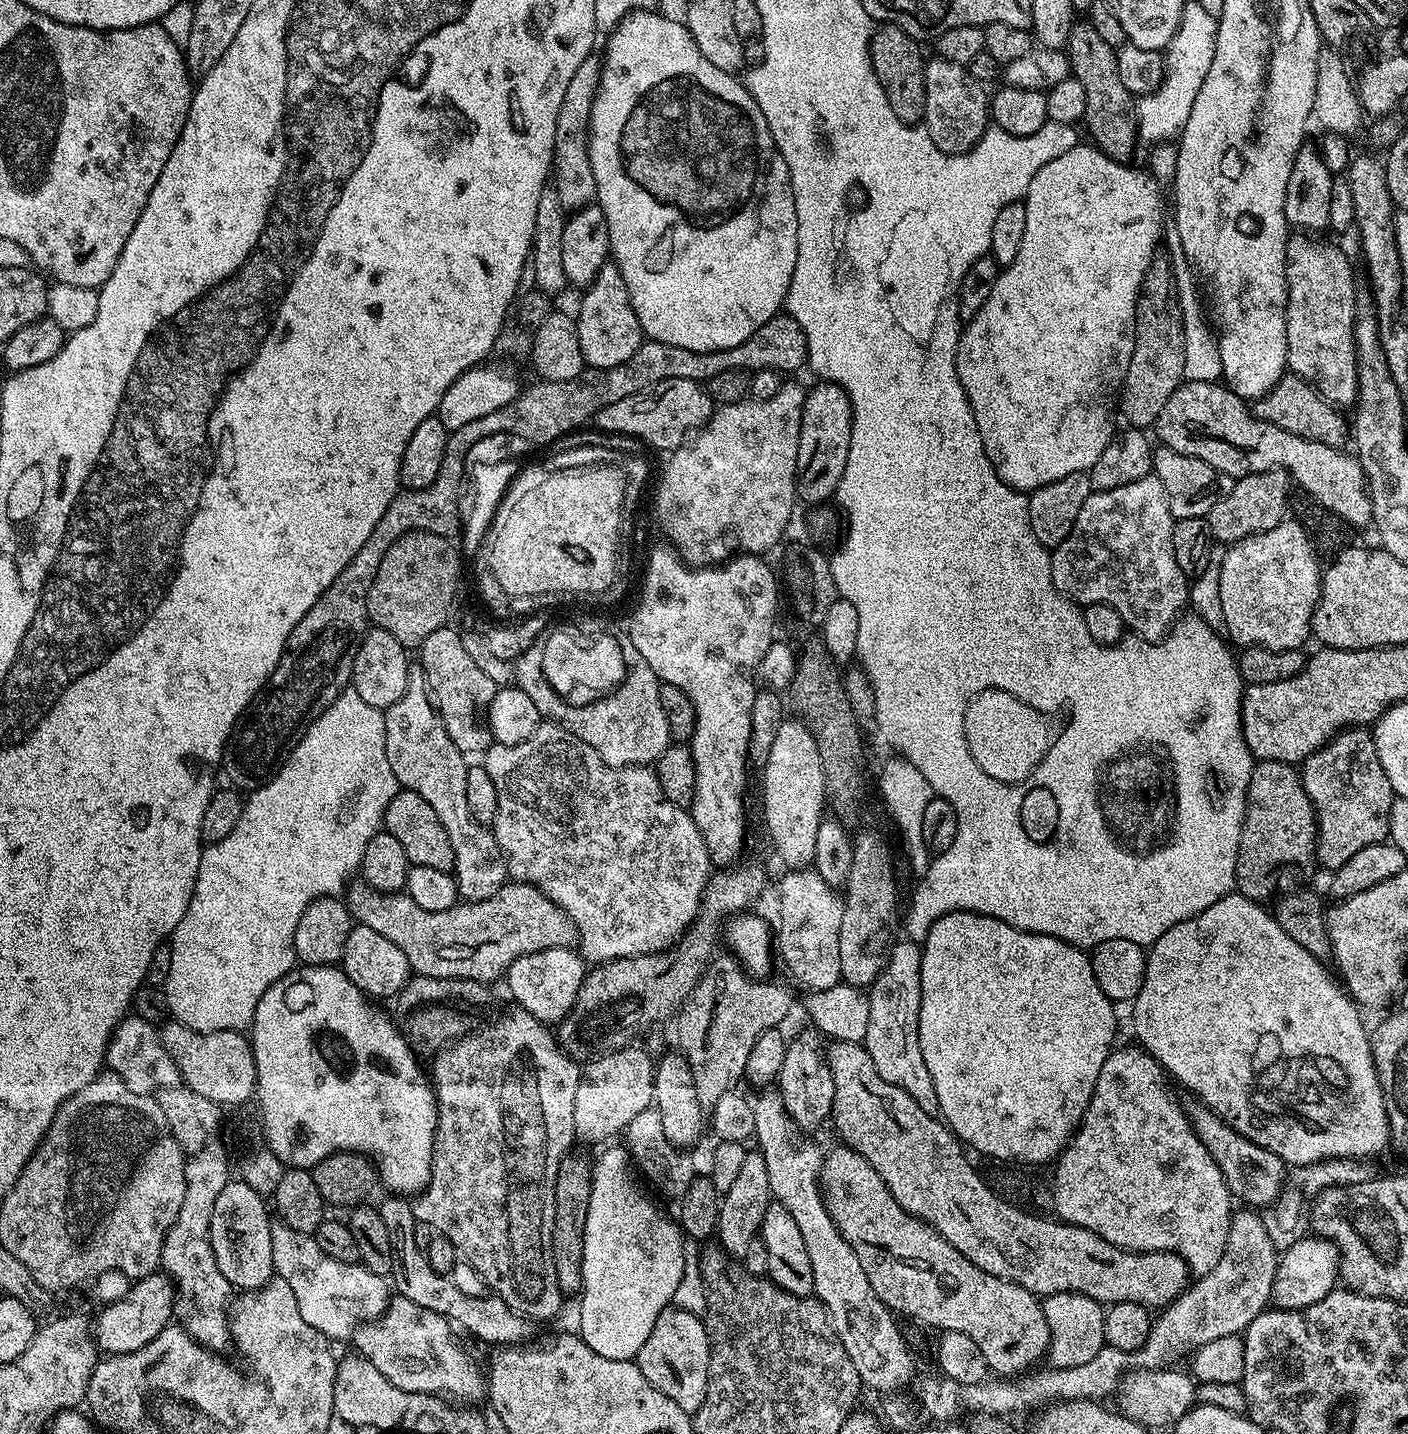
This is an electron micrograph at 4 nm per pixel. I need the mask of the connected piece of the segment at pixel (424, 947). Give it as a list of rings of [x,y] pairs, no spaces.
[[[363,882],[356,883],[346,892],[346,903],[353,921],[362,926],[370,926],[370,930],[378,930],[382,938],[390,938],[390,942],[394,942],[394,946],[398,946],[398,950],[406,954],[409,969],[418,976],[473,980],[479,984],[491,985],[492,980],[498,979],[499,976],[501,979],[518,958],[551,948],[572,948],[578,940],[576,928],[568,915],[541,892],[535,893],[536,900],[493,898],[457,902],[450,910],[422,910],[422,906],[418,906],[414,898],[410,898],[404,892],[379,892]]]

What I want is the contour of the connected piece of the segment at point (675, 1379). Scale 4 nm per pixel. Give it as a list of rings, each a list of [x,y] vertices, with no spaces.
[[[673,1306],[666,1307],[658,1314],[650,1338],[642,1342],[642,1350],[636,1356],[636,1365],[646,1374],[646,1378],[670,1402],[682,1406],[682,1410],[694,1414],[704,1404],[708,1385],[708,1367],[710,1366],[710,1346],[708,1331],[701,1317]]]

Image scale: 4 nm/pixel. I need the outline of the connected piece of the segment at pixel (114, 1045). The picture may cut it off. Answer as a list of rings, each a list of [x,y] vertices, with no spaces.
[[[135,1014],[125,1015],[112,1031],[104,1058],[107,1071],[118,1074],[118,1078],[122,1078],[122,1082],[126,1082],[134,1094],[152,1096],[164,1088],[174,1088],[181,1083],[178,1066],[174,1066],[174,1060],[170,1054],[166,1054],[157,1025],[146,1022]]]

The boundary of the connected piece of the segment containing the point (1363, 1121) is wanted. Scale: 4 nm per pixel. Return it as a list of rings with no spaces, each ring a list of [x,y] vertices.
[[[1234,890],[1230,895],[1218,898],[1214,906],[1206,906],[1202,914],[1186,922],[1178,922],[1178,926],[1170,926],[1170,930],[1166,930],[1166,934],[1162,934],[1162,938],[1158,938],[1147,949],[1146,978],[1142,982],[1142,990],[1138,990],[1136,999],[1130,1004],[1132,1024],[1140,1039],[1137,1040],[1139,1047],[1149,1052],[1175,1083],[1177,1080],[1182,1087],[1189,1088],[1199,1103],[1217,1112],[1230,1127],[1238,1130],[1238,1134],[1250,1138],[1250,1142],[1278,1154],[1285,1165],[1303,1166],[1323,1160],[1360,1160],[1364,1156],[1376,1156],[1390,1148],[1388,1111],[1386,1093],[1380,1087],[1374,1066],[1370,1032],[1367,1027],[1364,1029],[1364,1020],[1360,1017],[1361,1009],[1337,983],[1333,973],[1328,973],[1320,965],[1323,964],[1321,957],[1310,954],[1310,950],[1302,950],[1302,946],[1298,946],[1298,942],[1294,942],[1294,938],[1290,938],[1282,926],[1278,926],[1275,915],[1264,907],[1263,903],[1246,898],[1240,891]]]

